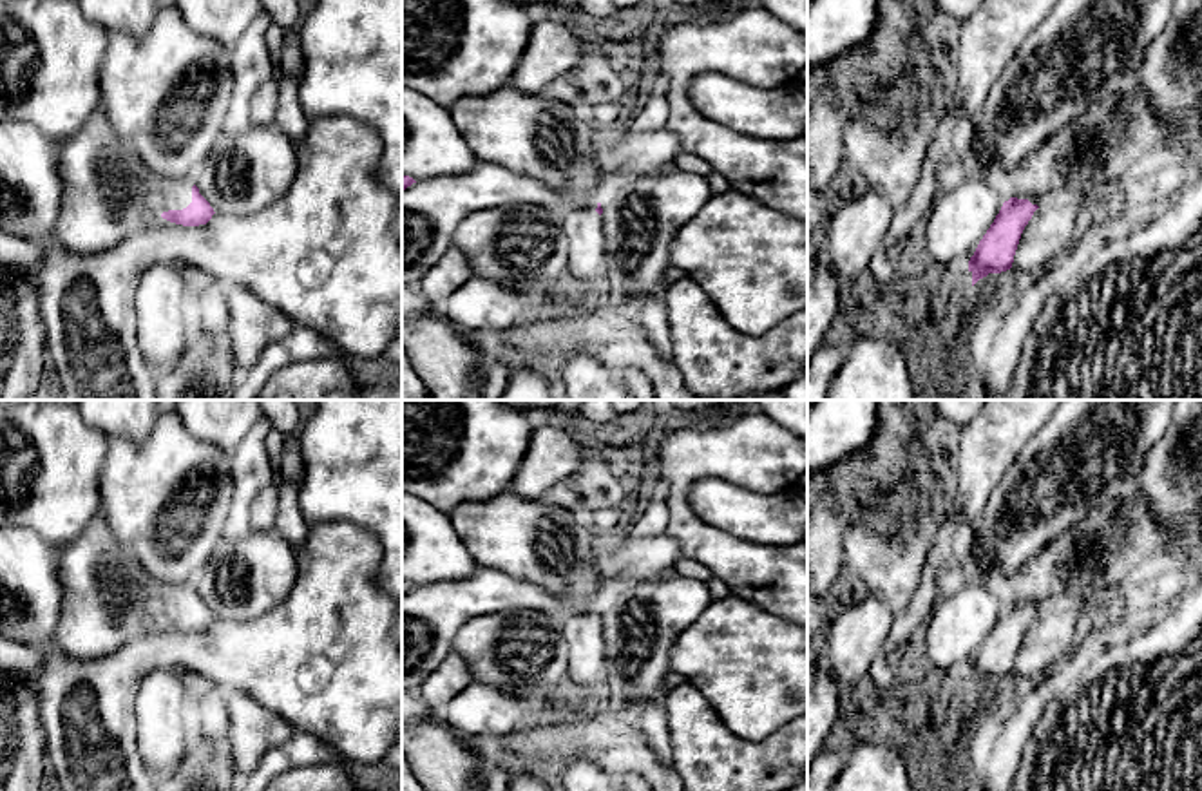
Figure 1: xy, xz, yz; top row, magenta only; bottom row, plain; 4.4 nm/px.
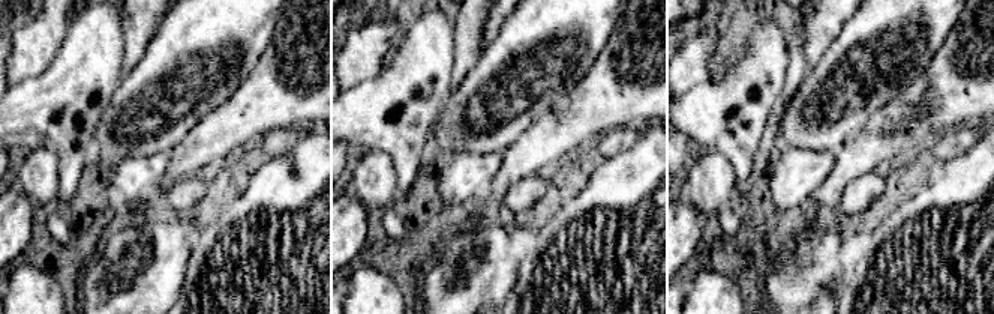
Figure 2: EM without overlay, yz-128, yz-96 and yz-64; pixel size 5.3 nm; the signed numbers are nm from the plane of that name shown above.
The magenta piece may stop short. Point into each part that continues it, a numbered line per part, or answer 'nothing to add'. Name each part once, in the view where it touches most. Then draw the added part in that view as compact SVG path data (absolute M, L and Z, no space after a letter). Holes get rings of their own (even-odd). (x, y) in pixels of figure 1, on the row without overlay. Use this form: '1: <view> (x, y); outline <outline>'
1: xy (172, 600); outline M194 581L172 585L161 583L154 590L159 617L183 615L192 608Z

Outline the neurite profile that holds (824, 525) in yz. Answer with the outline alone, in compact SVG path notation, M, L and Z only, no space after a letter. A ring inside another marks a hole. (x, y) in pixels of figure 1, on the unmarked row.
M827 498L809 503L807 516L807 579L822 603L840 572L844 519Z

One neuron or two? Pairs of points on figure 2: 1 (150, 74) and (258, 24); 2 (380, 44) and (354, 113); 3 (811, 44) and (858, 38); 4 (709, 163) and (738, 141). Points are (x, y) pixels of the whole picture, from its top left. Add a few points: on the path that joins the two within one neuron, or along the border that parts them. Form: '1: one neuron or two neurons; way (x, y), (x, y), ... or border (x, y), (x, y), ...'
1: one neuron; way (177, 60), (231, 24)
2: two neurons; border (380, 72), (347, 90)
3: two neurons; border (853, 15), (844, 23), (829, 47), (810, 69)
4: two neurons; border (705, 149), (720, 152), (729, 161), (736, 184)

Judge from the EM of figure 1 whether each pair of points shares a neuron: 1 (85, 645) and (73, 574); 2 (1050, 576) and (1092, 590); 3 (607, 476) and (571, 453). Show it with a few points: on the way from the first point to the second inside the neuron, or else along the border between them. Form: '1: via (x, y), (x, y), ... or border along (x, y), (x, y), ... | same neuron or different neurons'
1: via (85, 627), (85, 592) | same neuron
2: via (1061, 576), (1077, 576), (1081, 580) | same neuron
3: border along (563, 426), (583, 447), (585, 462), (551, 489) | different neurons

